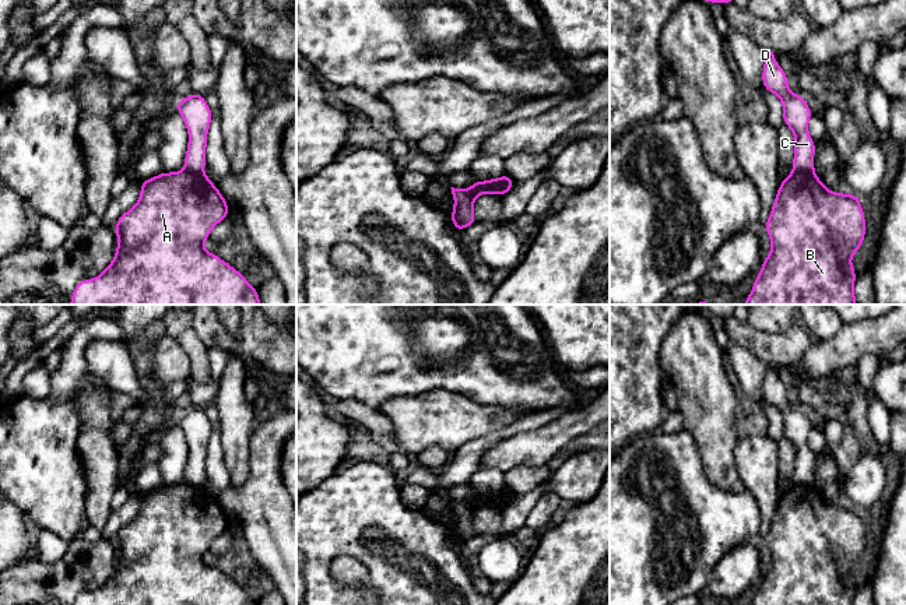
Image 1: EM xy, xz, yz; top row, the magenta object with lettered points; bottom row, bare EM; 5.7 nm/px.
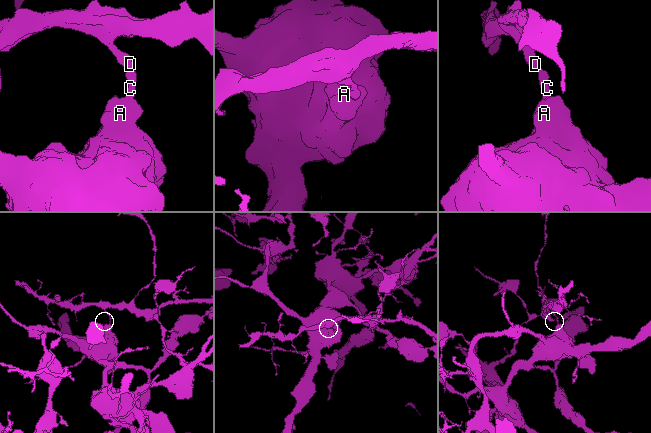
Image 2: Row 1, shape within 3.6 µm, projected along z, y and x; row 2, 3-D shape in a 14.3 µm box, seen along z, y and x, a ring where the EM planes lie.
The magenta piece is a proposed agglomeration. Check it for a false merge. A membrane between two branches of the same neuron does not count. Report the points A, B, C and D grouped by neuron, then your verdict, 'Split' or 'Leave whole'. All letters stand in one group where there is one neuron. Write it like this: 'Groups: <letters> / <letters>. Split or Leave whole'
Groups: A B / C D. Split

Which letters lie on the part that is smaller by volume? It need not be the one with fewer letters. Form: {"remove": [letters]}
{"remove": ["C", "D"]}

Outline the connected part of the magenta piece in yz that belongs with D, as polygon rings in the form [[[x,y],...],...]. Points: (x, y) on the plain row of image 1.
[[[766,365],[762,386],[763,401],[776,407],[783,415],[783,436],[794,446],[794,485],[814,485],[815,454],[808,447],[812,425],[801,408],[789,402],[787,387],[777,377],[773,365]]]

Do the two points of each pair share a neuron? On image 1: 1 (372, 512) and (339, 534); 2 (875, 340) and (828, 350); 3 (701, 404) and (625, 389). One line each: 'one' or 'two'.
1: one
2: one
3: two

